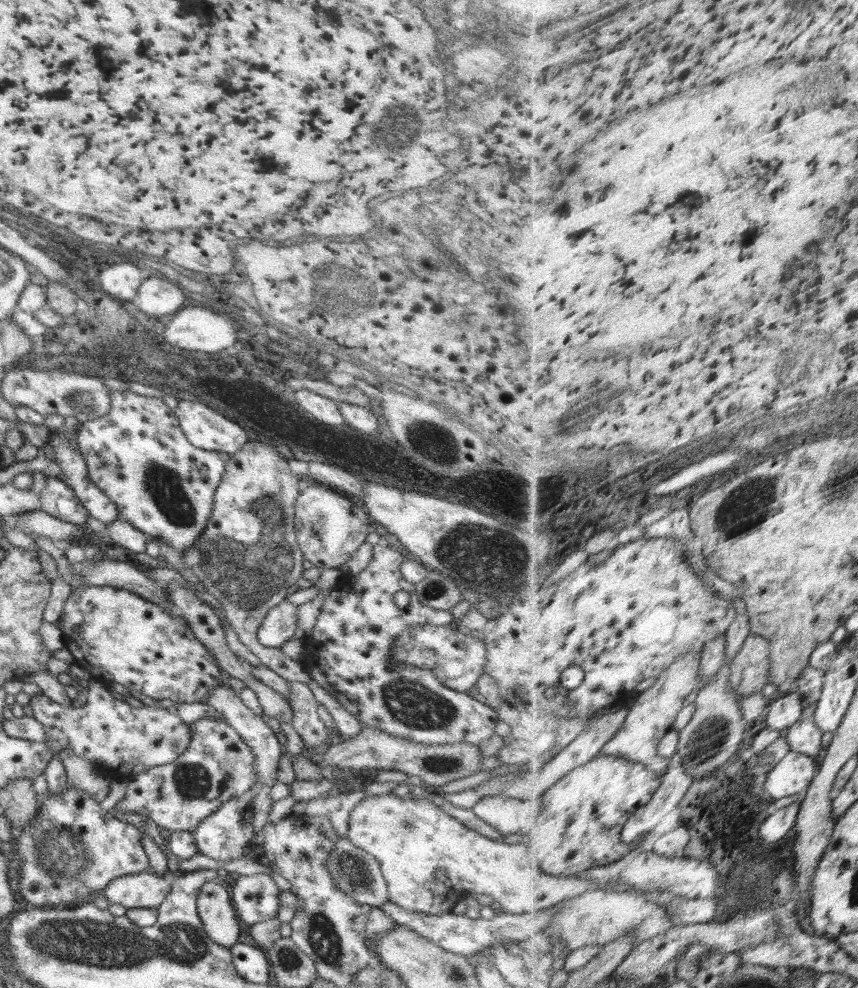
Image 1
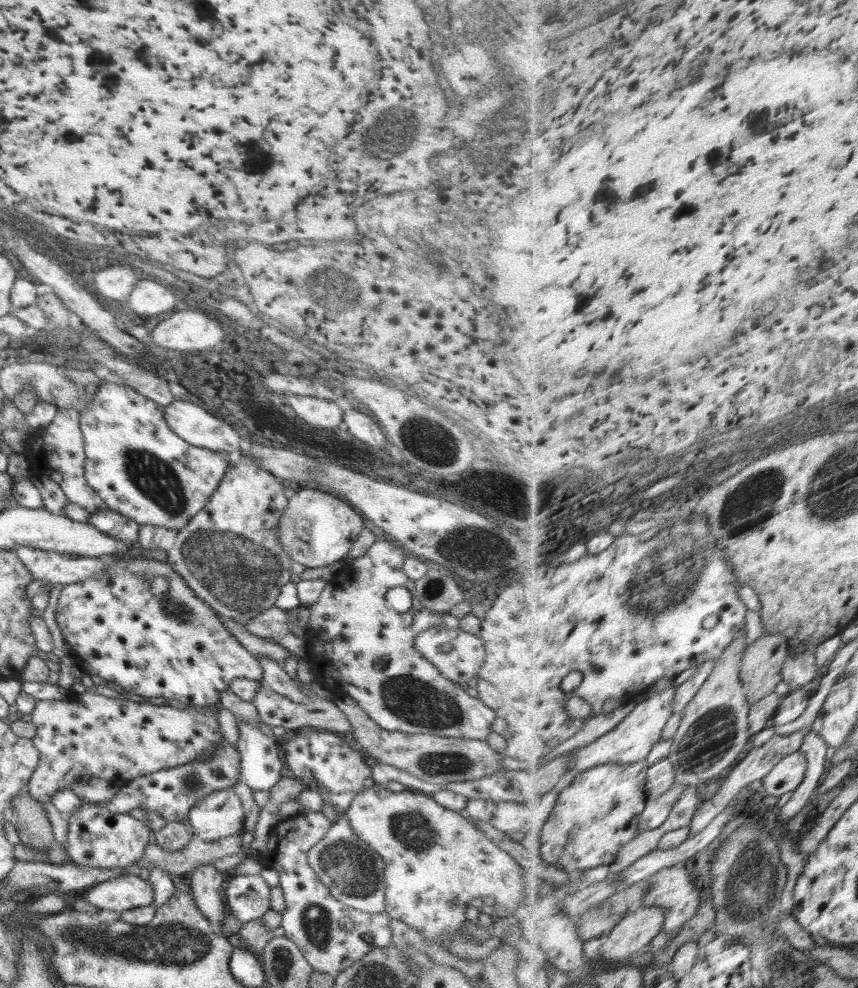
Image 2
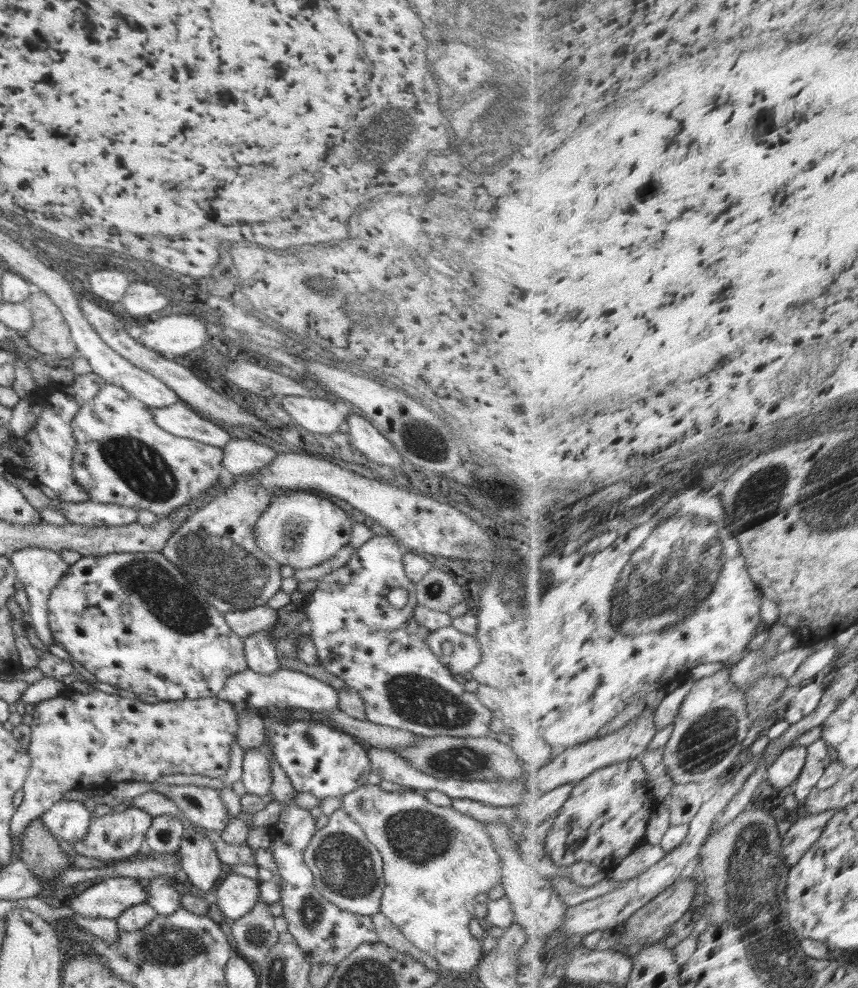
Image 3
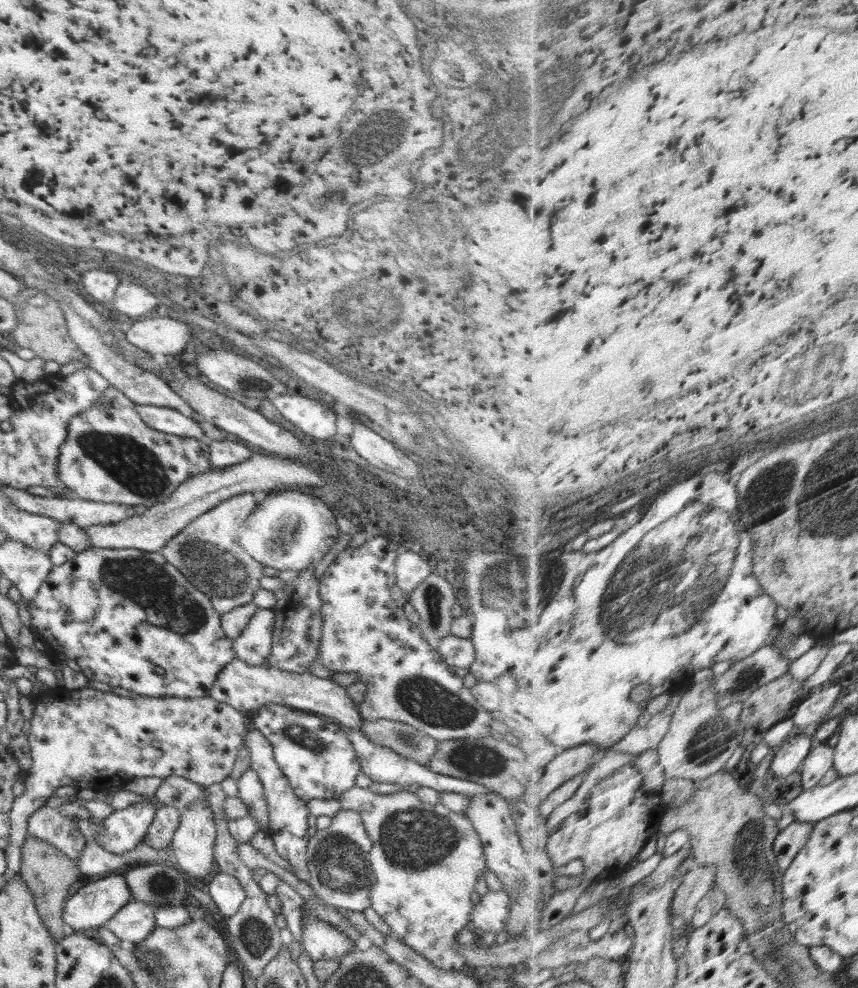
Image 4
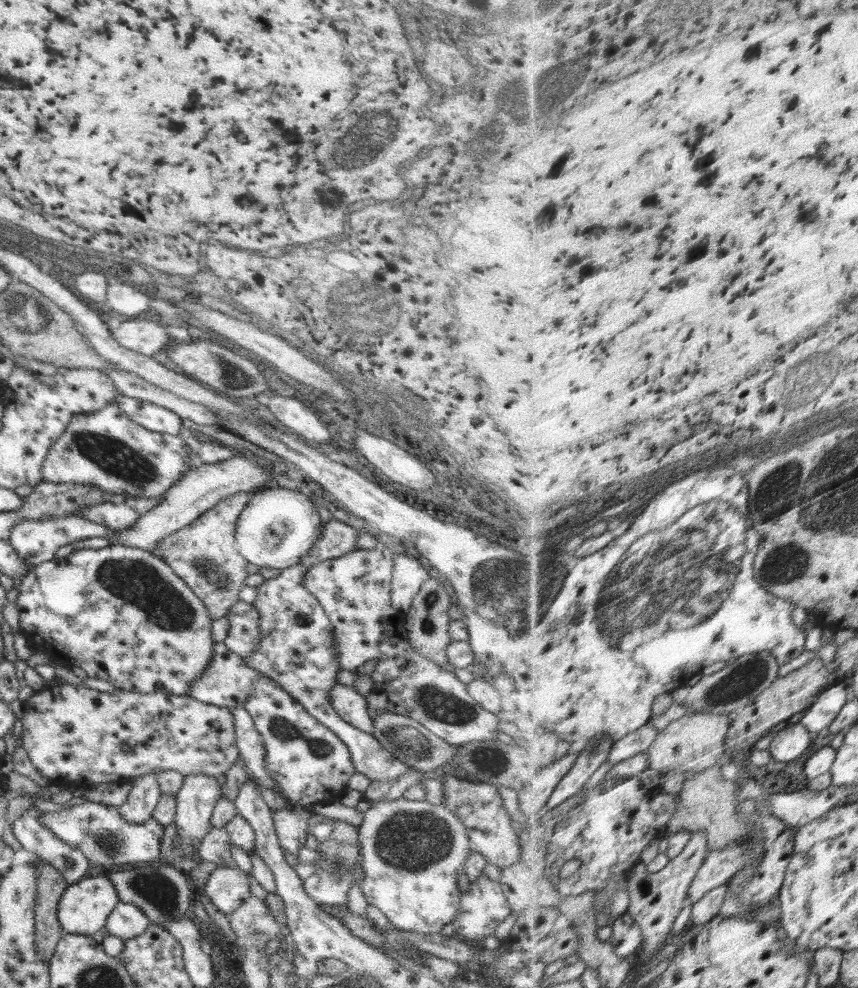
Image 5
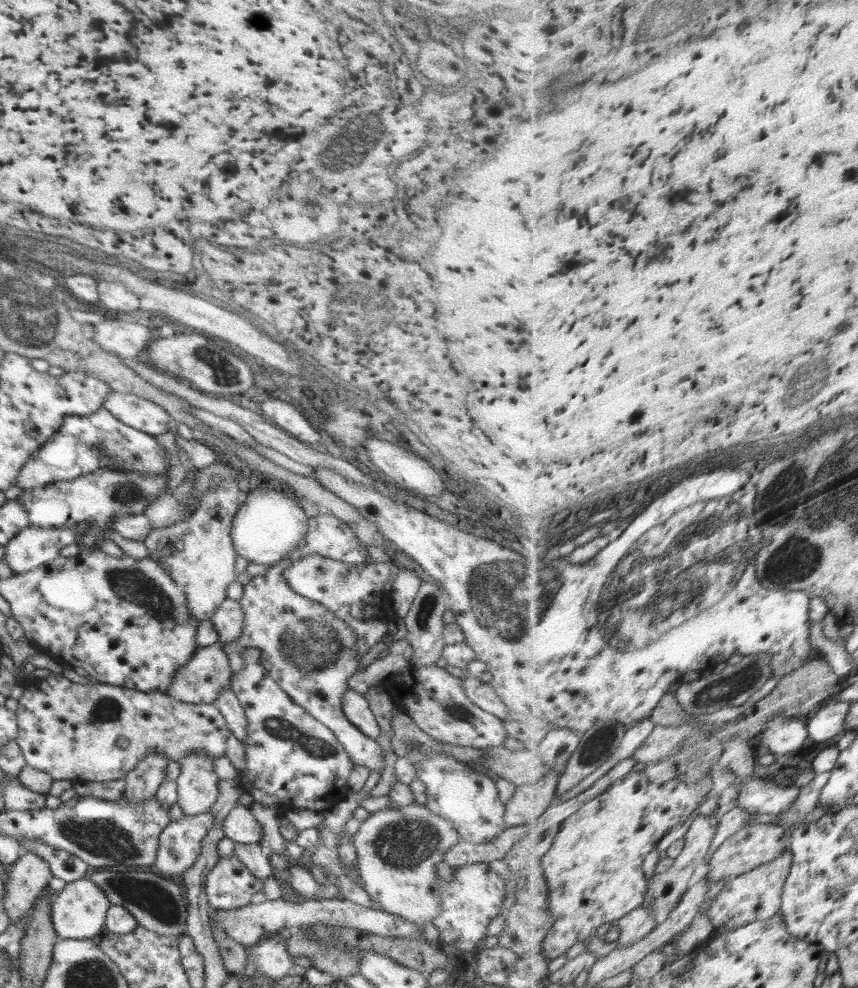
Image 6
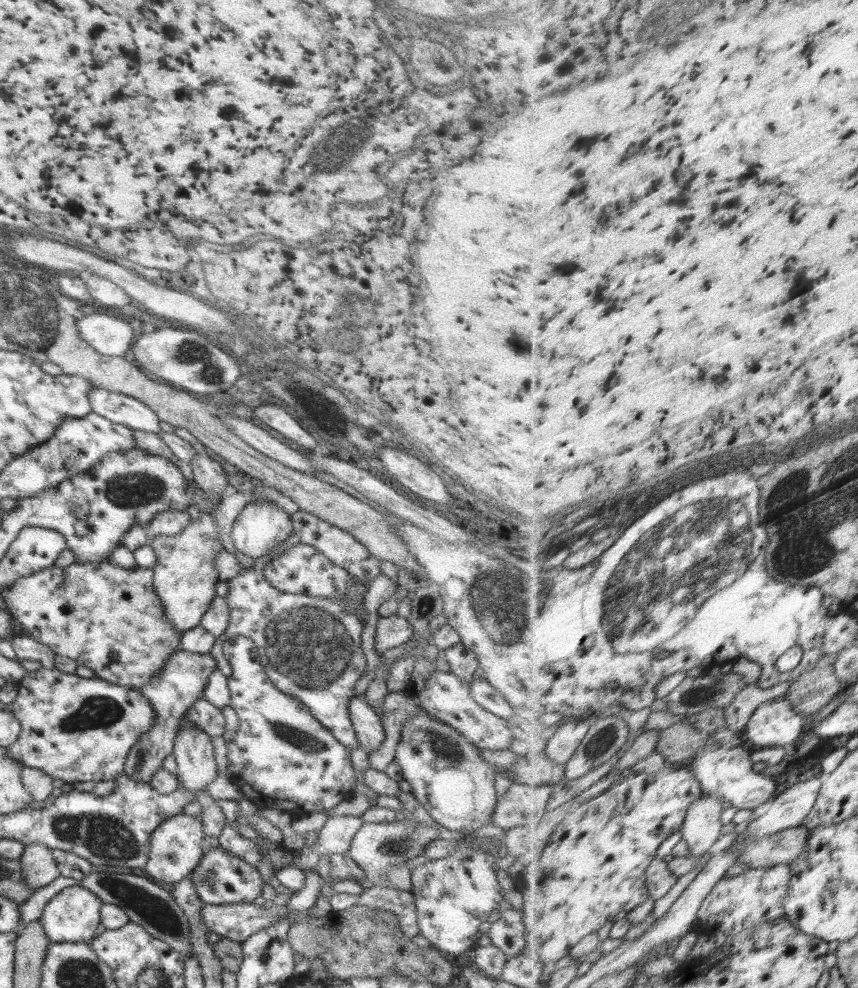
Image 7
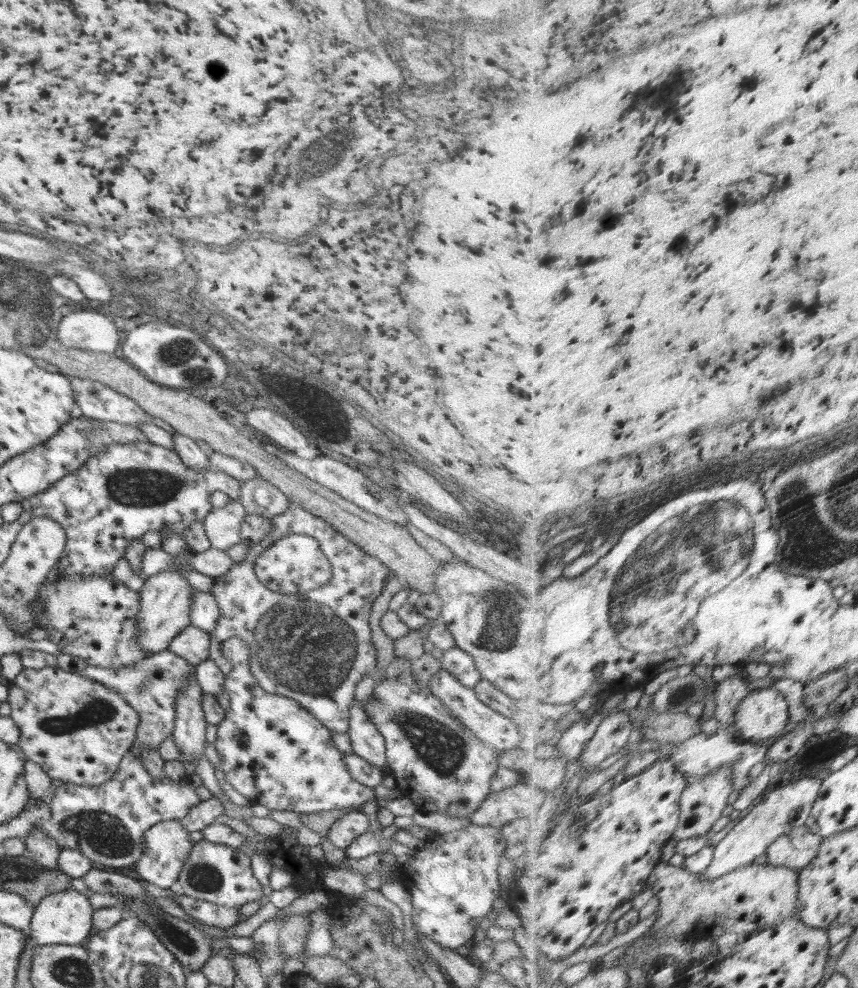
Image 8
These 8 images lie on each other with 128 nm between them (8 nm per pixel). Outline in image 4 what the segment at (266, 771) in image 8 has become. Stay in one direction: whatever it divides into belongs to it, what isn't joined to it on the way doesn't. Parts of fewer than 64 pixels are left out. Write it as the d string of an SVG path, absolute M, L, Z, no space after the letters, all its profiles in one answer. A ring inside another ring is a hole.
M266 703L256 711L249 712L247 717L273 747L273 758L279 770L286 776L293 794L304 803L313 799L338 799L346 790L355 786L356 776L361 772L356 752L345 733L336 724L322 716L308 714L308 711L293 708L282 703Z

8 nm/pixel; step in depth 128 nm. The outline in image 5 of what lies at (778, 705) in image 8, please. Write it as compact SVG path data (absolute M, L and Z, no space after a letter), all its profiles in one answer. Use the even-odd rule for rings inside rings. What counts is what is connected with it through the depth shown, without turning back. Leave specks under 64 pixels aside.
M796 723L794 726L781 729L769 748L773 759L779 762L791 762L812 749L815 735L804 723Z

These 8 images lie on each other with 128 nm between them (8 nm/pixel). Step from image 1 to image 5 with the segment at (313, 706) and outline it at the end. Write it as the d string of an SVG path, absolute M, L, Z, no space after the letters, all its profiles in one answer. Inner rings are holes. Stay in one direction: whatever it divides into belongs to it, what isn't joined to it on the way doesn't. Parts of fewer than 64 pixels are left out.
M238 599L230 605L225 616L230 627L223 642L228 646L229 652L234 652L240 658L250 655L260 641L260 614L252 604Z

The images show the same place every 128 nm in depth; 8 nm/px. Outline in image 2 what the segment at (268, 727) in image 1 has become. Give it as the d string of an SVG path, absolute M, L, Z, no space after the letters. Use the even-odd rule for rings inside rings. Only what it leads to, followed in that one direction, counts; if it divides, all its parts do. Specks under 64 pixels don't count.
M237 721L237 725L240 734L236 746L239 774L252 791L269 792L286 774L278 737L266 737L245 722Z

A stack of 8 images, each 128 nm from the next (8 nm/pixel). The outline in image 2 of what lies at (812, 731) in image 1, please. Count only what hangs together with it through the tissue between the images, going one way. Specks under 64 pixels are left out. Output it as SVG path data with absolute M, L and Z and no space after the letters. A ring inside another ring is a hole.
M815 731L807 737L807 742L803 744L801 751L809 758L808 775L790 803L783 809L783 814L780 815L780 824L785 824L790 818L800 814L808 802L816 797L817 789L823 783L831 766L828 762L828 752L830 752L828 748L828 742Z

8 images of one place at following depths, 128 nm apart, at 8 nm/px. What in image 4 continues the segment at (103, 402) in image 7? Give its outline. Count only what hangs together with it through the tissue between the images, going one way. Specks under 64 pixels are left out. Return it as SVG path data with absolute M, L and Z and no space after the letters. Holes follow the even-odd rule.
M136 404L134 411L138 412L138 416L140 416L142 422L146 422L150 428L154 428L158 432L165 432L166 434L181 436L183 438L205 440L207 444L212 442L210 437L206 437L198 422L192 420L190 416L178 412L178 410Z

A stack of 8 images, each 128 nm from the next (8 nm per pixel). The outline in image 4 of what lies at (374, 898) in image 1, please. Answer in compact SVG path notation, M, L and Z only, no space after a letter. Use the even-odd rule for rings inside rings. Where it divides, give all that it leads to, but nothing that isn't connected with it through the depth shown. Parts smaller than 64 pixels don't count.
M343 809L334 814L330 826L318 829L306 845L308 883L316 896L334 908L362 913L370 907L370 885L374 883L367 860L370 849L372 840L366 834L360 813Z

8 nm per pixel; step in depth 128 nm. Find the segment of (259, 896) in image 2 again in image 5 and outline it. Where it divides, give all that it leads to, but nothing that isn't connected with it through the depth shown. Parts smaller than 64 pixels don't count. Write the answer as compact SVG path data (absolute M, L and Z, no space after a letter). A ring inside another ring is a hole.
M217 868L206 881L204 891L212 904L228 914L250 898L250 878L240 868Z

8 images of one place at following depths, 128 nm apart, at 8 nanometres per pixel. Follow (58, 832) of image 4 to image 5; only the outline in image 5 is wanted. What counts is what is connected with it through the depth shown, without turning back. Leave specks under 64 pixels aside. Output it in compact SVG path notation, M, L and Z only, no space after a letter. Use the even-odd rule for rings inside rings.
M33 806L12 822L12 832L22 844L22 849L51 865L61 873L68 885L86 877L92 868L88 860L78 848L64 844L46 826L42 826L38 822L40 813L42 812Z

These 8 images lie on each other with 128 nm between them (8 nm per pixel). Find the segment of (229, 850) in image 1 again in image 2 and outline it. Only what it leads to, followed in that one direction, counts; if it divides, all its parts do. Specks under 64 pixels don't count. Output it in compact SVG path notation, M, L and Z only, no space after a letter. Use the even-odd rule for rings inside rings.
M232 789L218 790L198 800L188 813L191 834L204 841L244 832L244 811Z

